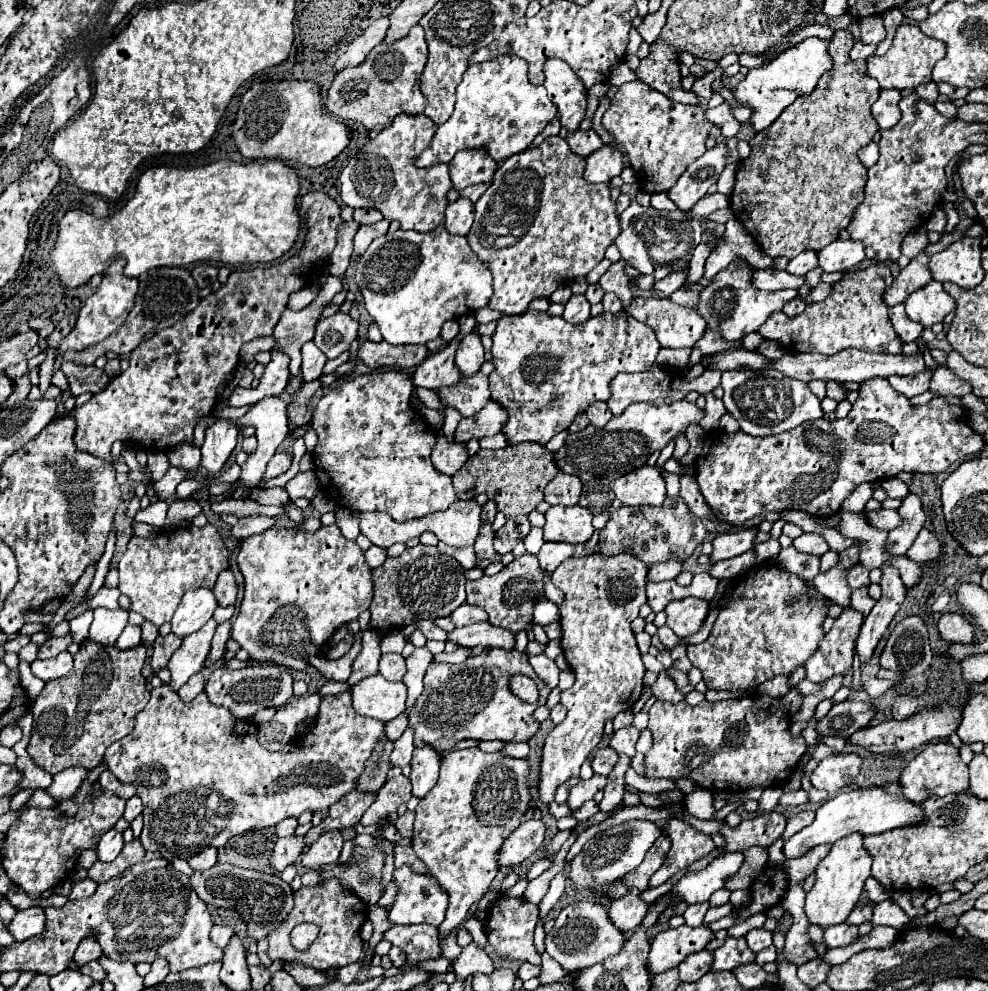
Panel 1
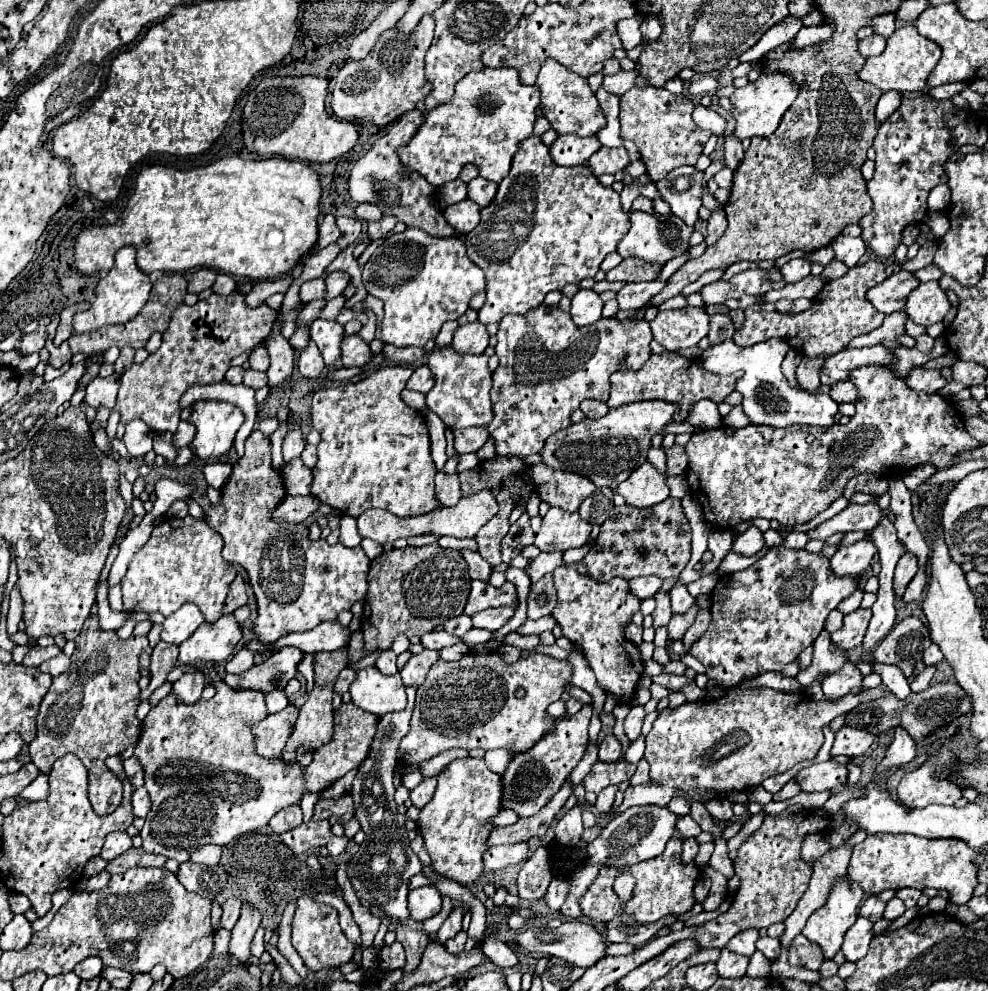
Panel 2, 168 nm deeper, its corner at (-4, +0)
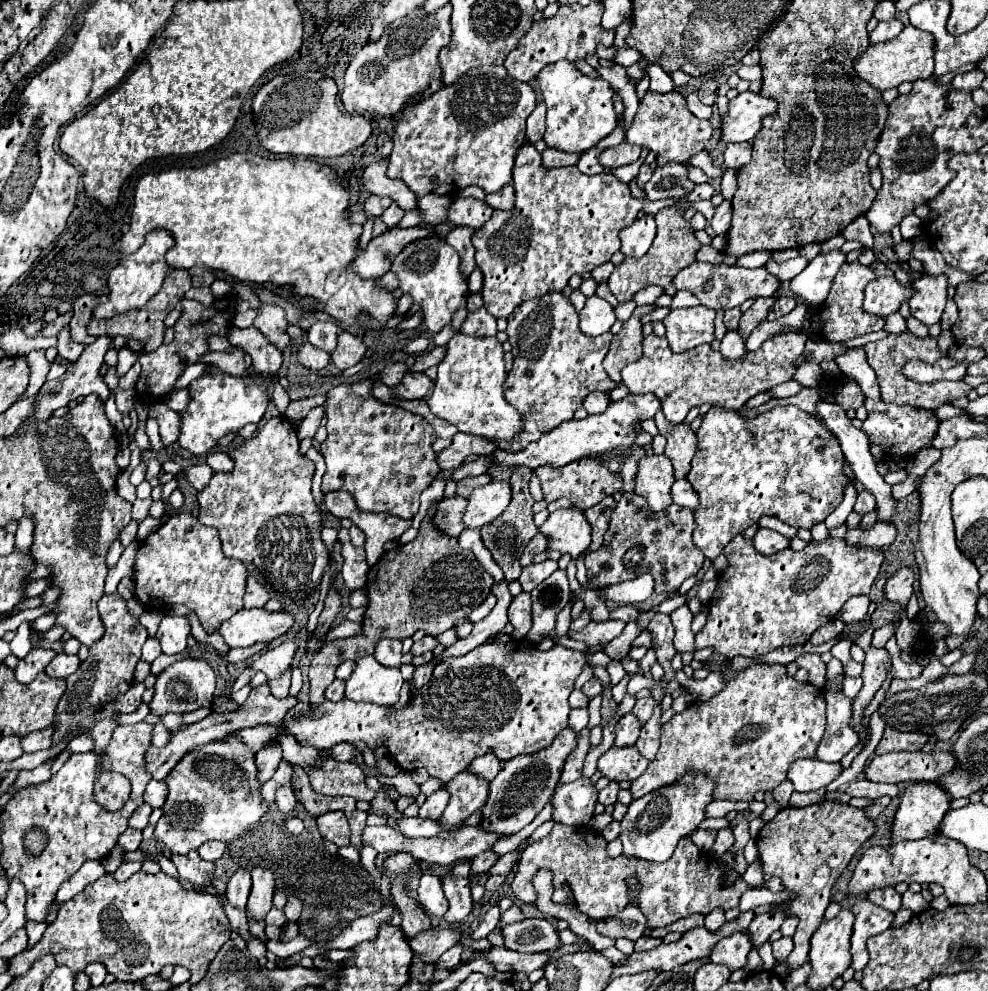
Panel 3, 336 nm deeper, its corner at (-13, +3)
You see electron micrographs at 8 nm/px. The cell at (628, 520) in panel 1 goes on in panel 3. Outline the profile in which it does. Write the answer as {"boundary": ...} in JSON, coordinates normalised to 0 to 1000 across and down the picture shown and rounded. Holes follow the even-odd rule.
{"boundary":[[[632,496],[623,515],[619,517],[617,533],[611,539],[611,549],[593,561],[595,587],[603,593],[613,593],[632,585],[658,577],[664,585],[664,599],[682,597],[688,589],[711,573],[713,559],[700,547],[702,517],[686,509],[676,511],[670,517],[658,517],[652,503],[642,496]]]}

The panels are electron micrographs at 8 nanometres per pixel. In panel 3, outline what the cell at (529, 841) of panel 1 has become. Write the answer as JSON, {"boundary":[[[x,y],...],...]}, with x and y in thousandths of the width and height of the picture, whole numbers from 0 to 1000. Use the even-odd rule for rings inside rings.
{"boundary":[[[492,858],[488,862],[484,862],[480,868],[478,868],[478,878],[476,878],[476,884],[478,882],[486,882],[486,880],[492,880],[500,874],[500,870],[504,868],[504,864],[498,860],[498,858]]]}

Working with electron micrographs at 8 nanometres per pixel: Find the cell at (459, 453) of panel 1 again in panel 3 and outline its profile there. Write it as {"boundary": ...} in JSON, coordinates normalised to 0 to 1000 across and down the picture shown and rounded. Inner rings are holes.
{"boundary":[[[468,501],[447,503],[437,521],[437,527],[447,539],[464,543],[464,539],[470,535],[470,529],[468,529],[470,515],[472,515],[472,503]]]}

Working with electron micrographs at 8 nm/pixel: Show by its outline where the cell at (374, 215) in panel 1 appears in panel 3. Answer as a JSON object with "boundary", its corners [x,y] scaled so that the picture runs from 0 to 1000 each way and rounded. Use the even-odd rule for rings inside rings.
{"boundary":[[[372,198],[372,202],[368,204],[368,214],[372,216],[372,218],[379,218],[379,220],[383,220],[383,218],[387,218],[387,214],[393,210],[397,206],[397,202],[395,200],[385,200],[385,198]]]}

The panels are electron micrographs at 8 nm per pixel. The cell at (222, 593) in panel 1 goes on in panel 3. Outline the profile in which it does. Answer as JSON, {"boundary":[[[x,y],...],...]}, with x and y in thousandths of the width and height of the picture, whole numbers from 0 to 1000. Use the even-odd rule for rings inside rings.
{"boundary":[[[251,581],[249,599],[247,599],[247,612],[249,614],[265,614],[271,605],[273,605],[273,601],[271,601],[269,593],[257,581]]]}

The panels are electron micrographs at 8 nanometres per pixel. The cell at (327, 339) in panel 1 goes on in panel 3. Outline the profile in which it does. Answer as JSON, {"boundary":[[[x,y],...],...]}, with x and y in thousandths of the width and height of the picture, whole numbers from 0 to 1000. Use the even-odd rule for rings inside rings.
{"boundary":[[[318,325],[312,331],[312,345],[316,345],[320,351],[330,353],[332,357],[336,357],[342,347],[342,335],[344,335],[344,331],[338,325]]]}

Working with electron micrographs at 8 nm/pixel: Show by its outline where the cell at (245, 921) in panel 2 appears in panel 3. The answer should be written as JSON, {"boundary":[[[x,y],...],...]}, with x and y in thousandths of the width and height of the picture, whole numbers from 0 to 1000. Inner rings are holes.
{"boundary":[[[259,876],[259,880],[255,880],[255,898],[253,898],[249,920],[259,930],[265,930],[275,916],[275,904],[277,904],[275,880],[271,880],[267,876]]]}

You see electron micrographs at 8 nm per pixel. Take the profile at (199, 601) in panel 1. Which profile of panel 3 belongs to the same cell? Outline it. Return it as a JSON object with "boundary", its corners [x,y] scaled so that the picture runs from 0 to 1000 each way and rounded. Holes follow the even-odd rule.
{"boundary":[[[166,622],[158,644],[164,650],[166,660],[180,660],[188,654],[188,646],[192,642],[192,626],[190,622]]]}

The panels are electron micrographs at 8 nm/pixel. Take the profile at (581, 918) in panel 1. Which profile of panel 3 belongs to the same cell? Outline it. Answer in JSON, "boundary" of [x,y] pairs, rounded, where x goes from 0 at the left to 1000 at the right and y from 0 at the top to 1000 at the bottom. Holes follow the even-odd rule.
{"boundary":[[[532,926],[508,936],[510,955],[524,961],[555,961],[569,953],[565,938],[553,926]]]}

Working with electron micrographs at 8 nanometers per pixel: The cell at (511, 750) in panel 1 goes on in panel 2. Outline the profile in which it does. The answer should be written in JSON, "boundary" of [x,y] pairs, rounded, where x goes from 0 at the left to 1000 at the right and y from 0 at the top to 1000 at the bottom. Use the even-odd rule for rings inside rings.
{"boundary":[[[503,756],[503,758],[493,758],[491,760],[491,772],[495,774],[495,778],[499,780],[509,780],[511,772],[515,770],[515,766],[519,764],[519,760],[511,758],[511,756]]]}

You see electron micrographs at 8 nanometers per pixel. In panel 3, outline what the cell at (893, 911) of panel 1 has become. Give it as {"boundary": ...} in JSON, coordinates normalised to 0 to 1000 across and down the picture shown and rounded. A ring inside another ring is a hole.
{"boundary":[[[921,898],[913,902],[913,914],[919,916],[919,918],[923,918],[925,922],[941,916],[941,912],[933,906],[933,902],[925,902],[925,900],[921,900]]]}

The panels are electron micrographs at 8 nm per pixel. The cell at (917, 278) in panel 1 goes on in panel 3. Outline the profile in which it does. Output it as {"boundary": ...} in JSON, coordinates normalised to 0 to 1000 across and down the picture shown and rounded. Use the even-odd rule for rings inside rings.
{"boundary":[[[889,279],[874,293],[874,313],[887,319],[899,319],[909,315],[913,305],[919,305],[925,299],[923,287],[911,287],[905,279]]]}

